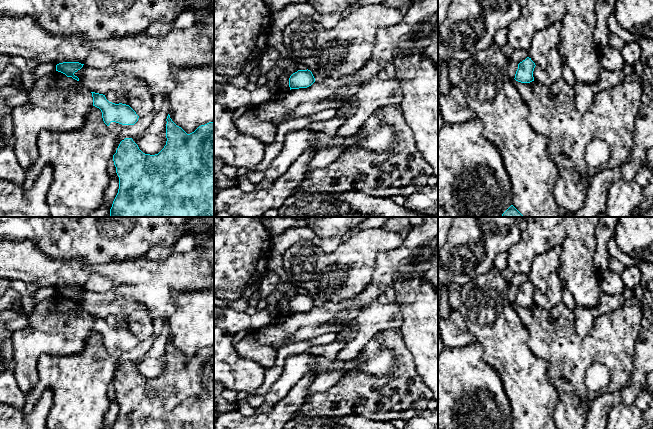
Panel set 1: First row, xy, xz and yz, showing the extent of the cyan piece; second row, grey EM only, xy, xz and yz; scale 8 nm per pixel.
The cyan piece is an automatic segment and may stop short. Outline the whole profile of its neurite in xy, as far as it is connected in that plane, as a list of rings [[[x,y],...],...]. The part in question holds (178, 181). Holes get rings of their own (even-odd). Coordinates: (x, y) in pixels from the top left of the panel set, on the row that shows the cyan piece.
[[[170,115],[167,116],[166,145],[155,155],[143,153],[132,138],[122,140],[113,155],[116,173],[119,177],[118,193],[110,209],[109,217],[214,217],[214,121],[199,126],[194,132],[187,134],[181,127],[177,126]]]

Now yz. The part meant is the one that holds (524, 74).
[[[527,57],[525,60],[518,64],[518,69],[515,74],[515,80],[521,83],[530,83],[534,81],[533,71],[535,63],[531,58]]]

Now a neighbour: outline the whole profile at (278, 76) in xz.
[[[280,56],[275,65],[266,73],[266,86],[272,92],[270,101],[276,101],[286,97],[290,91],[289,78],[297,71],[295,61],[291,58]]]

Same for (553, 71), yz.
[[[553,48],[550,51],[547,66],[535,66],[533,71],[534,81],[543,85],[553,84],[556,80],[562,77],[563,65],[564,64],[558,48]]]

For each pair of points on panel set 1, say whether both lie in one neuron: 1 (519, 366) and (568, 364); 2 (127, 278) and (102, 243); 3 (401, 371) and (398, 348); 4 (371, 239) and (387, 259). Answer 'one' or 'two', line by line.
1: two
2: two
3: one
4: two

